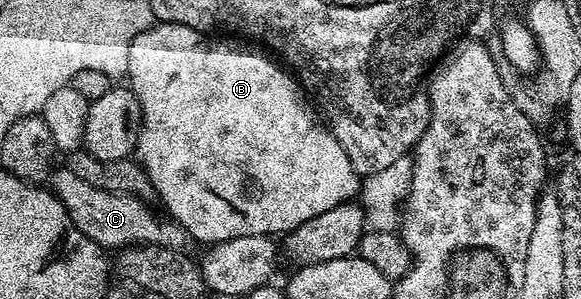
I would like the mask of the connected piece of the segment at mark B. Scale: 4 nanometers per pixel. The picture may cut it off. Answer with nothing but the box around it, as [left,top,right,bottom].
[127,23,362,245]

